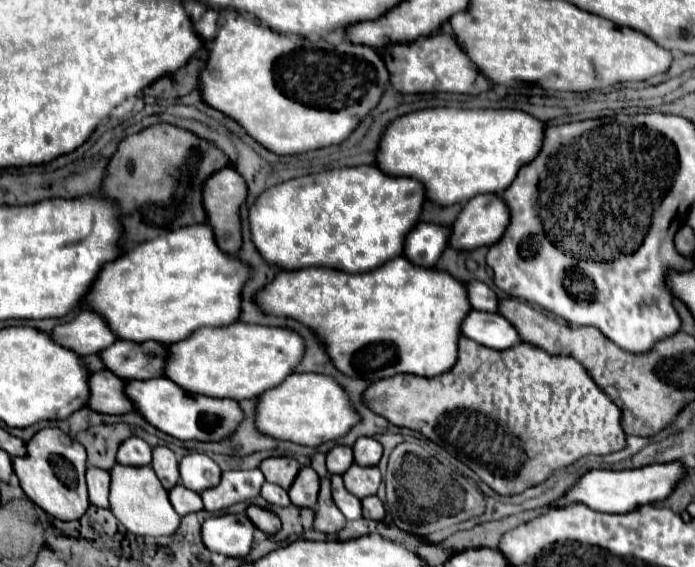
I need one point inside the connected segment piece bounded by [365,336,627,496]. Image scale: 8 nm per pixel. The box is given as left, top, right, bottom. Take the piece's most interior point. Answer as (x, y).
(515, 416)

